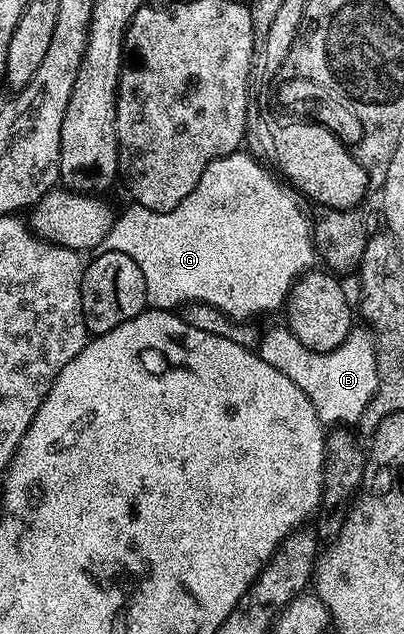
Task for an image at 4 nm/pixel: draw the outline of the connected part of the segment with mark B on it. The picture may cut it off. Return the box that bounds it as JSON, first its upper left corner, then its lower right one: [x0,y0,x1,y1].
[257,324,379,428]

